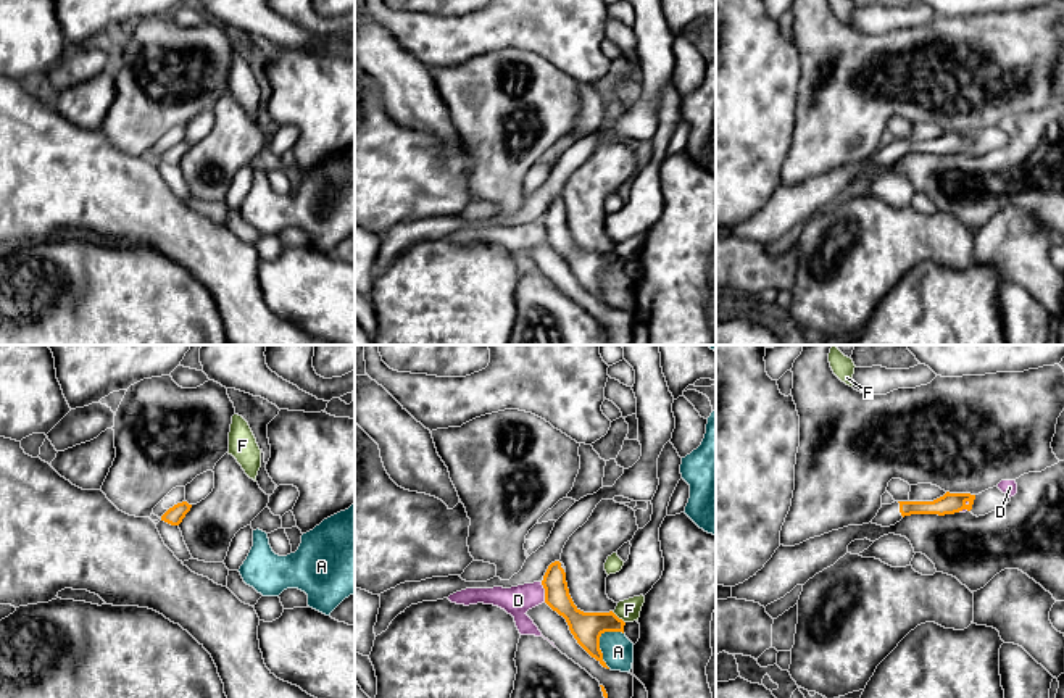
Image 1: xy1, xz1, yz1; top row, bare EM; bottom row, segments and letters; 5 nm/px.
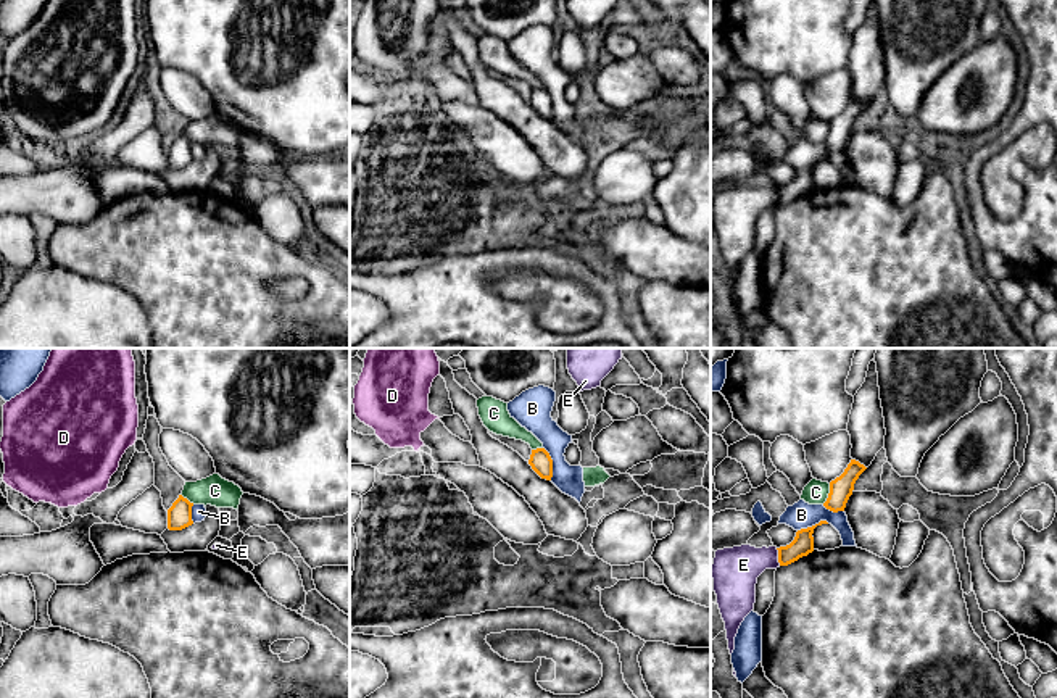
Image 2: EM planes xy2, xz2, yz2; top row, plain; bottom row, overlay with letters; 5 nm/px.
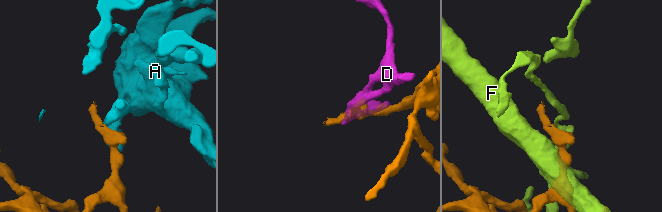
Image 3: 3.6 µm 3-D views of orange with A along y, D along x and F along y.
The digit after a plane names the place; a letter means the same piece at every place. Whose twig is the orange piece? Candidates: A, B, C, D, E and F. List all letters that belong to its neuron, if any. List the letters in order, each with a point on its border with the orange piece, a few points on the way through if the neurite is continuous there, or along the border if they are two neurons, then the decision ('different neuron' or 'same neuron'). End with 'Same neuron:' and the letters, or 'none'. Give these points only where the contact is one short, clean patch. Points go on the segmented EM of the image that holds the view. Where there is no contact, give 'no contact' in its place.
A: meets orange in xz1 at (598, 642); border along xz1 (621, 631), (606, 631), (600, 637), (602, 660), (610, 668); different neuron
B: meets orange in xz2 at (551, 463); different neuron
C: meets orange in yz2 at (829, 494); border along yz2 (830, 484), (830, 492), (822, 503); different neuron
D: meets orange in xz1 at (545, 592); different neuron
E: meets orange in yz2 at (779, 556); border along yz2 (775, 548), (780, 565); different neuron
F: meets orange in xz1 at (616, 616); different neuron
Same neuron: none

